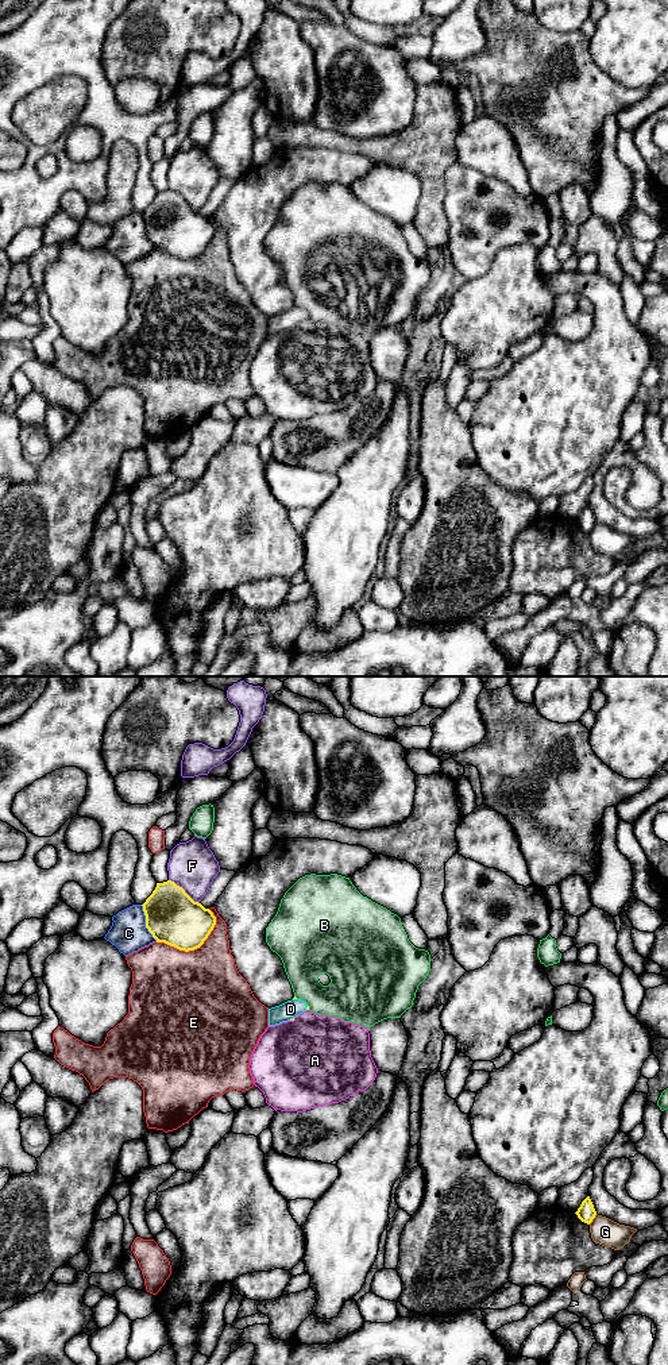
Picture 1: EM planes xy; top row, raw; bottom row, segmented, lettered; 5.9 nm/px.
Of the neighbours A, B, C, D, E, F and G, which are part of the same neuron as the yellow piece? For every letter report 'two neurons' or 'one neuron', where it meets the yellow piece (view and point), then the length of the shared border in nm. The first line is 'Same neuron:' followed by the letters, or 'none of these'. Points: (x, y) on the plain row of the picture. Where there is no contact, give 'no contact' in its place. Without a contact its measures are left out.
Same neuron: D
A: two neurons; contact xy (292, 328); length 40 nm
B: two neurons; contact xy (308, 316); length 30 nm
C: two neurons; contact xy (146, 231); length 240 nm
D: one neuron; contact xy (290, 328); length 40 nm
E: two neurons; contact xy (192, 258); length 400 nm
F: two neurons; contact xy (184, 199); length 240 nm
G: two neurons; contact xy (593, 527); length 80 nm

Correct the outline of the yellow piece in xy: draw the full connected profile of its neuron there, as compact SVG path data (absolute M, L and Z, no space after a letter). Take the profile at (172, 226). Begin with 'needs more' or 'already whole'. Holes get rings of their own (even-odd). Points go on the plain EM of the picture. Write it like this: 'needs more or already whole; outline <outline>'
already whole; outline M171 189L157 192L142 215L146 236L157 251L165 251L179 259L200 257L216 234L213 221L194 211Z

